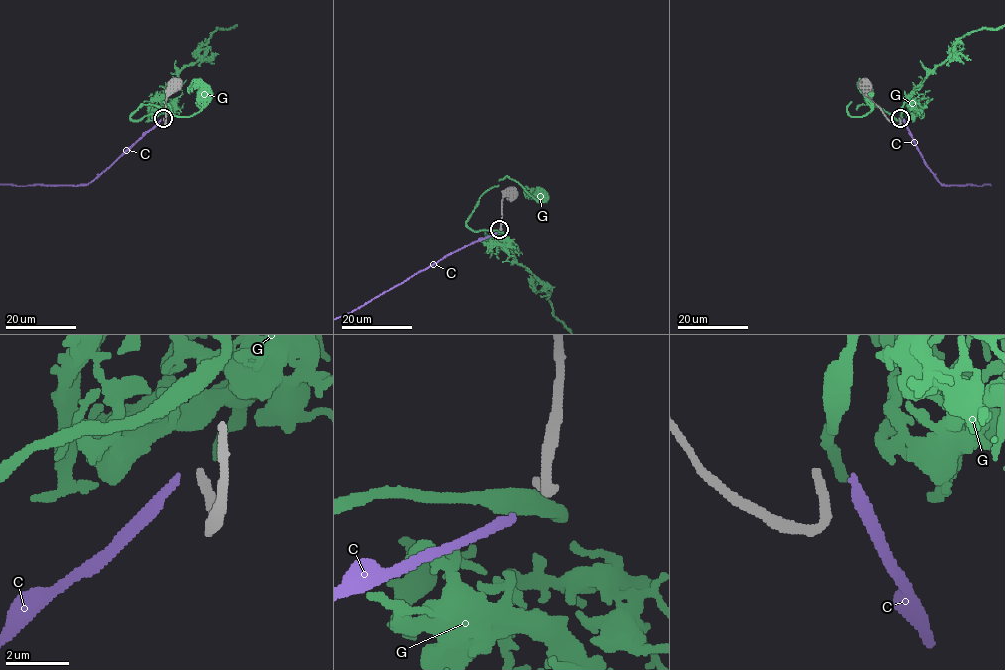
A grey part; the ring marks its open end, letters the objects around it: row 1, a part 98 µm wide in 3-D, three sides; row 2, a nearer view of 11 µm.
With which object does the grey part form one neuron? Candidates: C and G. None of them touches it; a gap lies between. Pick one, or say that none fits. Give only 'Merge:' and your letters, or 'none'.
Merge: none

